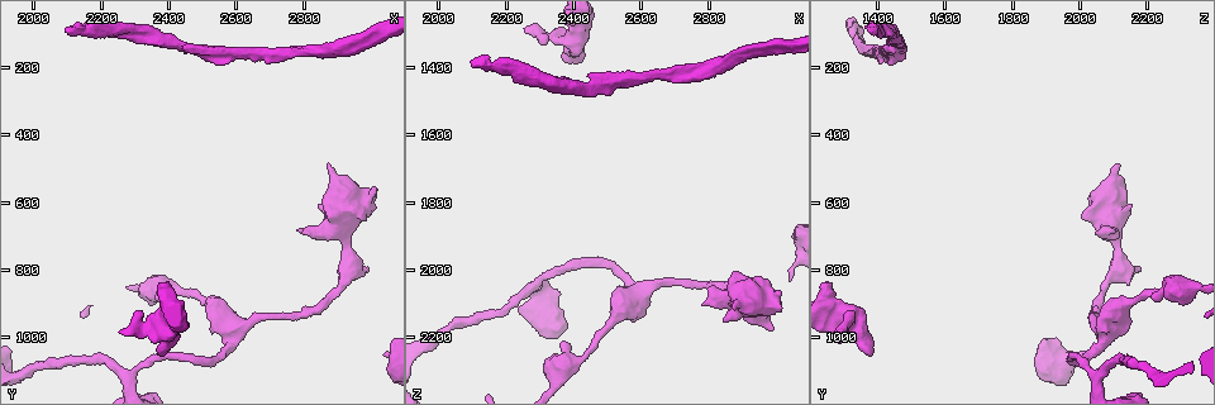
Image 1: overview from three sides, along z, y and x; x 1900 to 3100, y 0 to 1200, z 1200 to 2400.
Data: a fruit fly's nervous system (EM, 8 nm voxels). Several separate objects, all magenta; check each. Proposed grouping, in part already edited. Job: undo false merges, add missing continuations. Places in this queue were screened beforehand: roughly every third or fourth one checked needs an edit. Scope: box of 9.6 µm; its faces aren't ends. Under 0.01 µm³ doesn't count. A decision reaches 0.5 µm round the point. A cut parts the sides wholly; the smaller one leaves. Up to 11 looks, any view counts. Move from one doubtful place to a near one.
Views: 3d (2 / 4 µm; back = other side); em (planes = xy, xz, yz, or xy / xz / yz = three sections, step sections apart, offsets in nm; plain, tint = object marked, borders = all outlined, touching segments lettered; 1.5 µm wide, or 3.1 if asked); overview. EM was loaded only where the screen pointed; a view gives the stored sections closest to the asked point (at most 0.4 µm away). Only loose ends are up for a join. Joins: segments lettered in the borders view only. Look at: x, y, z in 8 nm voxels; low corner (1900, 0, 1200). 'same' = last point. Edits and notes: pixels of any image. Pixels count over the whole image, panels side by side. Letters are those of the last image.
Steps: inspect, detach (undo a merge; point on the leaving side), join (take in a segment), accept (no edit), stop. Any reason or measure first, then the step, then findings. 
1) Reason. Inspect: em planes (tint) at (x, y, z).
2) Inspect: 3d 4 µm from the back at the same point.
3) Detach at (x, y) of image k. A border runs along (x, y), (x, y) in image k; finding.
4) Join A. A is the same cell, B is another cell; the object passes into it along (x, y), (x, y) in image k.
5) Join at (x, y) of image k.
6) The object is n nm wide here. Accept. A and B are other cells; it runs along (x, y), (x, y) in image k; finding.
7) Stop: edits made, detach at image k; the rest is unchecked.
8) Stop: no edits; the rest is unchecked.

Thick end. Inspect: em xz step 4 (borders) at (2340, 1010, 1290).

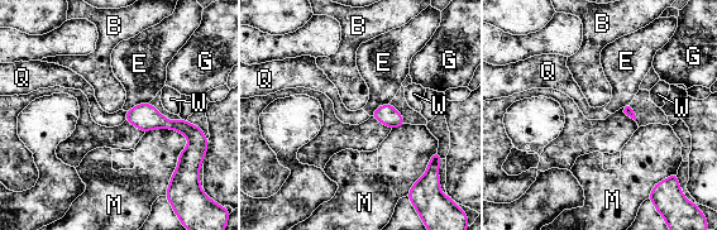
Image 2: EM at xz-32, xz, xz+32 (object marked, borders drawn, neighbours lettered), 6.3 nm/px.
Inspect: em planes (borders) at the same point.

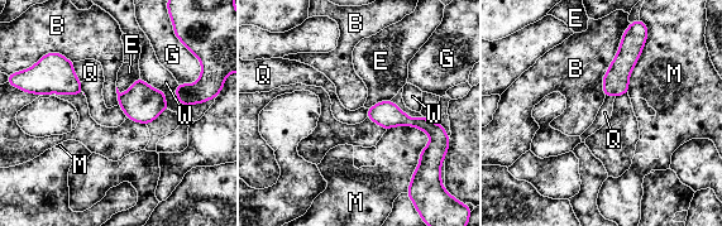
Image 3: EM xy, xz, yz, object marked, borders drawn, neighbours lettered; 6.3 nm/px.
The longest contact is with B, 460 nm. Accept. B, E, G, M, Q and W are other cells; it runs along (371, 111), (421, 123), (431, 133), (424, 153) in image 3; no lettered segment goes on from it.

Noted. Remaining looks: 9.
Branch stops here. Inspect: 3d 2 µm at (2100, 90, 1380).

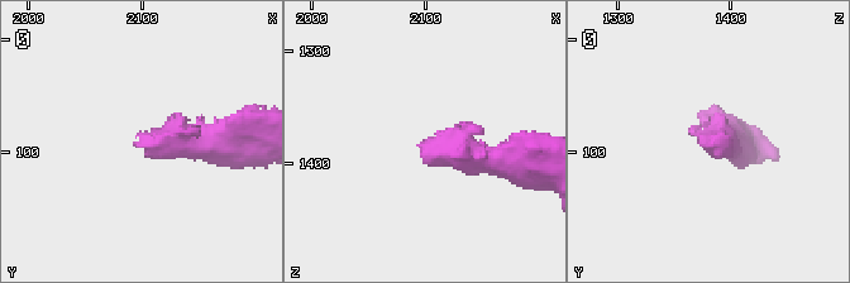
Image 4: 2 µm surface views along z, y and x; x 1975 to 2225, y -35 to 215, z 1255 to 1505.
Shape alone is not enough. Inspect: em xy step 8 (tint) at (2094, 84, 1382).

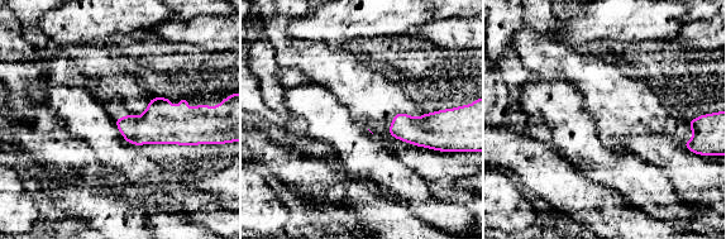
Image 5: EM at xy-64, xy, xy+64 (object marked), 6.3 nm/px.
Inspect: em planes (borders) at the same point.

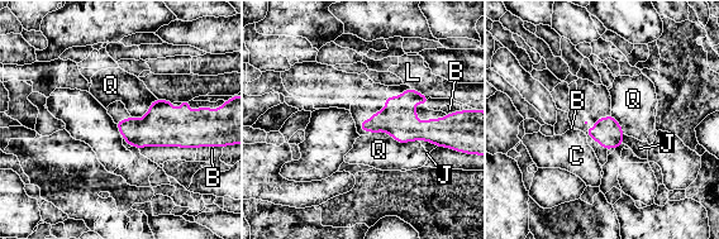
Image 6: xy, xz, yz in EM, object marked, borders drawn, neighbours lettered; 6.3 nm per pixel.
The longest contact is with Q, 300 nm. Accept. B, C, J, L and Q are other cells; a border runs along (371, 132), (418, 140) in image 6; none of them fits.

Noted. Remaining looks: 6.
Free end. Inspect: 3d 4 µm from the back at (2840, 610, 2150).

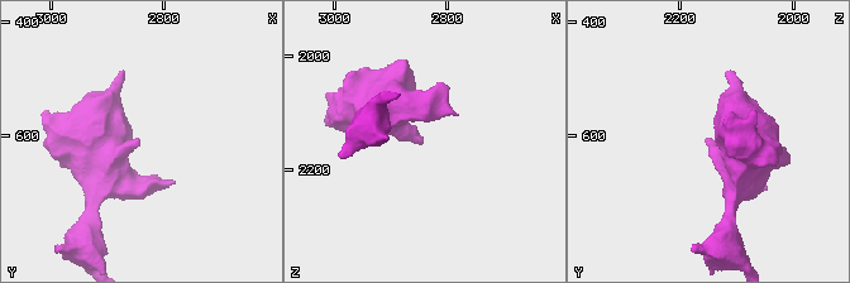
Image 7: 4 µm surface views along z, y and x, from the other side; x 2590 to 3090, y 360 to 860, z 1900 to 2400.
Shape alone is not enough. Inspect: em planes (borders) at (2845, 605, 2150).

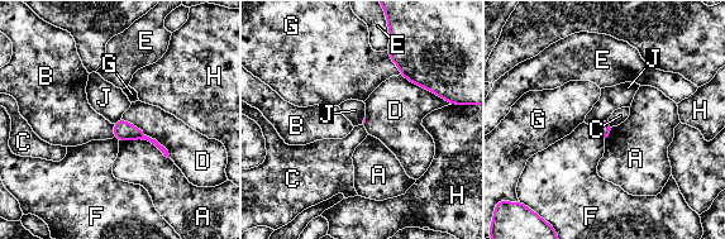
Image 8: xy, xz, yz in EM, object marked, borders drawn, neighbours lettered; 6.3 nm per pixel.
Accept. A, B, C, D, E, F, G, H and J are other cells; a border runs along (607, 119), (592, 127) in image 8; none of them fits.

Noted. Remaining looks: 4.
Free end. Inspect: em xz step 4 (borders) at (2980, 790, 2180).

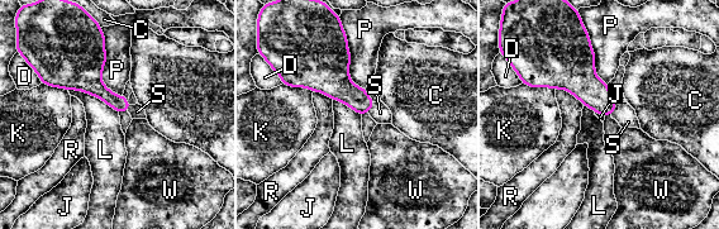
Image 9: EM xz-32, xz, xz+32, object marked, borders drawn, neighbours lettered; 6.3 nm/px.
Join S. S is the same cell, C, D, J, K, L, P, R and W are other cells; the object passes into it along (584, 84), (614, 108), (624, 114) in image 9; it goes on there.

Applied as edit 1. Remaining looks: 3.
Stop: edits made, join at image 9; the rest is unchecked.

